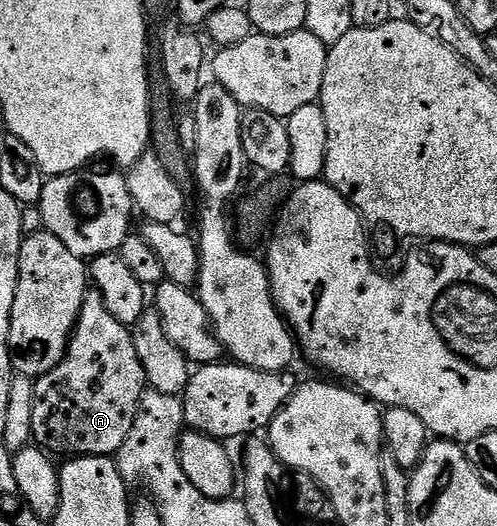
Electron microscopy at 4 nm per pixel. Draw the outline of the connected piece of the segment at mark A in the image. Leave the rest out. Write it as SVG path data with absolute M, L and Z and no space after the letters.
M90 288L89 292L86 293L77 326L73 328L73 334L69 336L69 346L65 352L65 358L51 371L47 371L47 375L36 378L33 390L35 391L35 399L31 407L33 441L50 454L66 453L64 456L69 459L74 457L113 457L123 447L127 435L131 435L131 427L137 418L141 397L147 391L145 372L143 371L143 363L139 363L139 355L135 352L135 343L130 326L119 323L119 319L115 319L115 315L111 315L111 311L107 311L107 303L99 290Z

